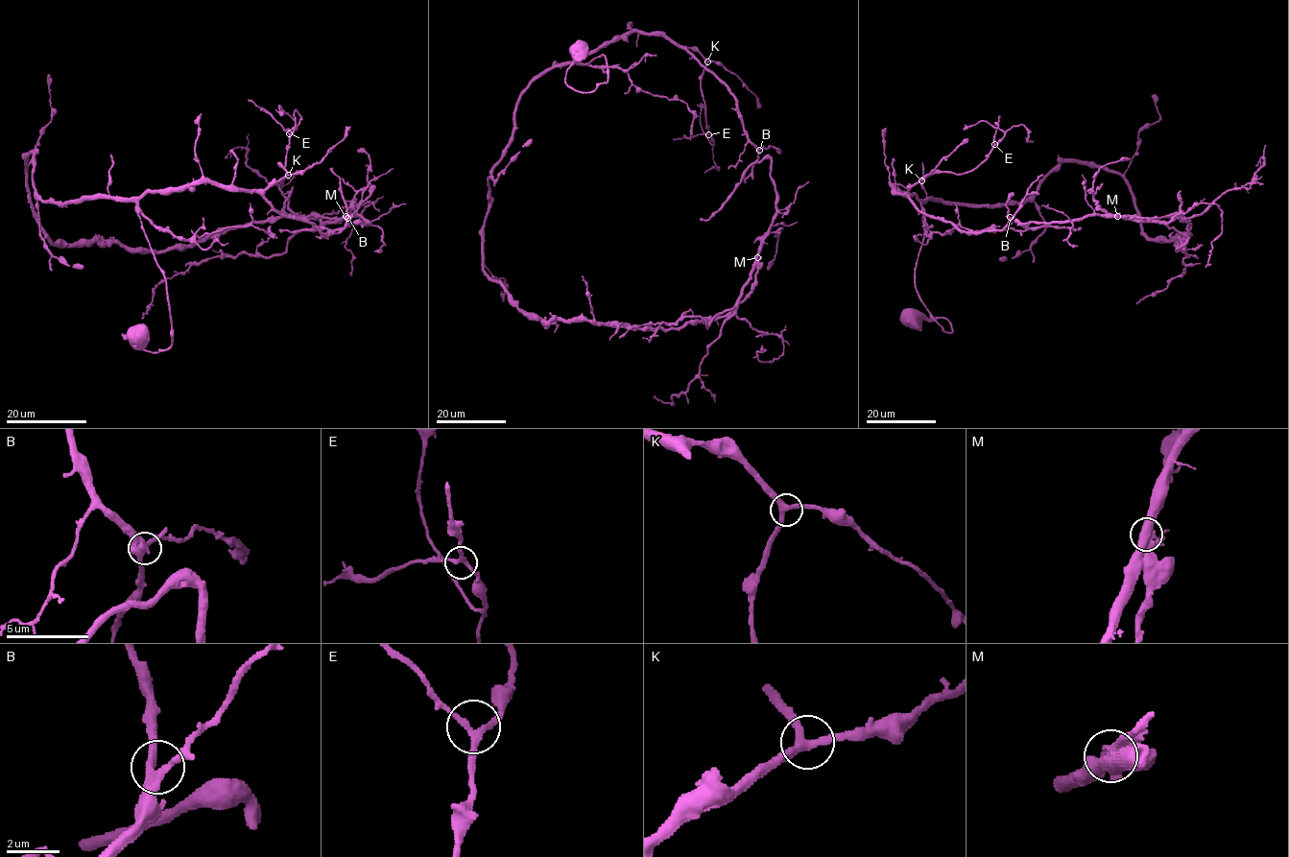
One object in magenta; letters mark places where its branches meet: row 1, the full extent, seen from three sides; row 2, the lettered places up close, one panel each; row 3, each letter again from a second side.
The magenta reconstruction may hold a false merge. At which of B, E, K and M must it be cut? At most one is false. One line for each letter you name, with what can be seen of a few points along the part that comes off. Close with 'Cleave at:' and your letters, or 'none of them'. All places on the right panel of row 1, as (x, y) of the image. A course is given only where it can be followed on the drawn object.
M: foreign part runs (1117, 216), (1161, 221), (1187, 238), (1177, 249), (1183, 248), (1187, 255), (1183, 273), (1135, 304)
Cleave at: M

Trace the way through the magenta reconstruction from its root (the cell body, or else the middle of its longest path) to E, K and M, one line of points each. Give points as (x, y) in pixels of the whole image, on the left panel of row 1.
E: (135, 333), (123, 335), (145, 350), (171, 345), (138, 201), (201, 182), (267, 188), (286, 175), (289, 133)
K: (135, 333), (123, 335), (145, 350), (171, 345), (166, 279), (138, 201), (201, 182), (263, 190), (288, 175)
M: (135, 333), (171, 345), (137, 203), (45, 202), (31, 154), (53, 242), (168, 251), (346, 216)

